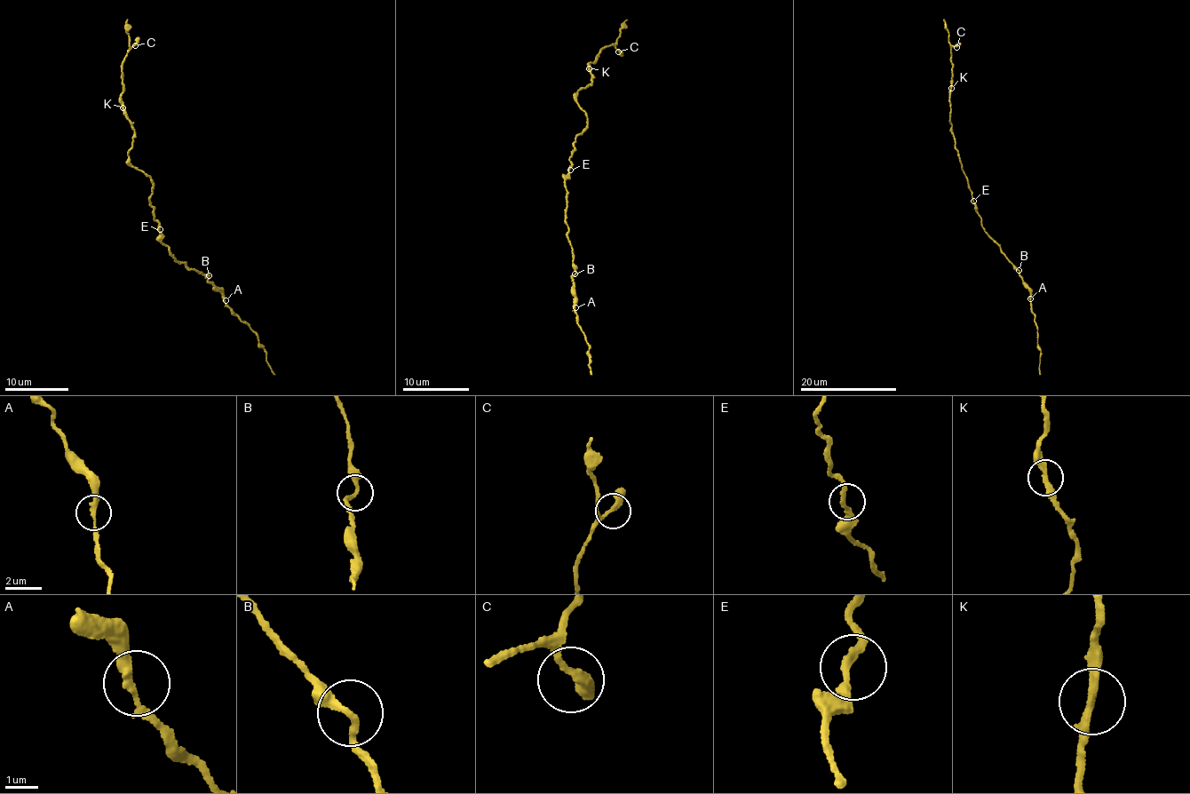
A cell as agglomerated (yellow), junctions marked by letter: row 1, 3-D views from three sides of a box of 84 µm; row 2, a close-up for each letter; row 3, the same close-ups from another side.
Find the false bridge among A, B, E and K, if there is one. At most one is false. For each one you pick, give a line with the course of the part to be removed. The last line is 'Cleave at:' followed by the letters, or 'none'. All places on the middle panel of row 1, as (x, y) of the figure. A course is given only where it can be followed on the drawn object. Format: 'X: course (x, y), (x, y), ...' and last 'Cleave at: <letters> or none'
Cleave at: none

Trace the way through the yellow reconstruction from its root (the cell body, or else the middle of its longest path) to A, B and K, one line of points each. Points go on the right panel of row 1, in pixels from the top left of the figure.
A: (972, 197), (981, 225), (1016, 266), (1029, 289), (1030, 298)
B: (972, 197), (981, 225), (1019, 270)
K: (972, 197), (967, 178), (962, 170), (950, 123), (951, 88)

